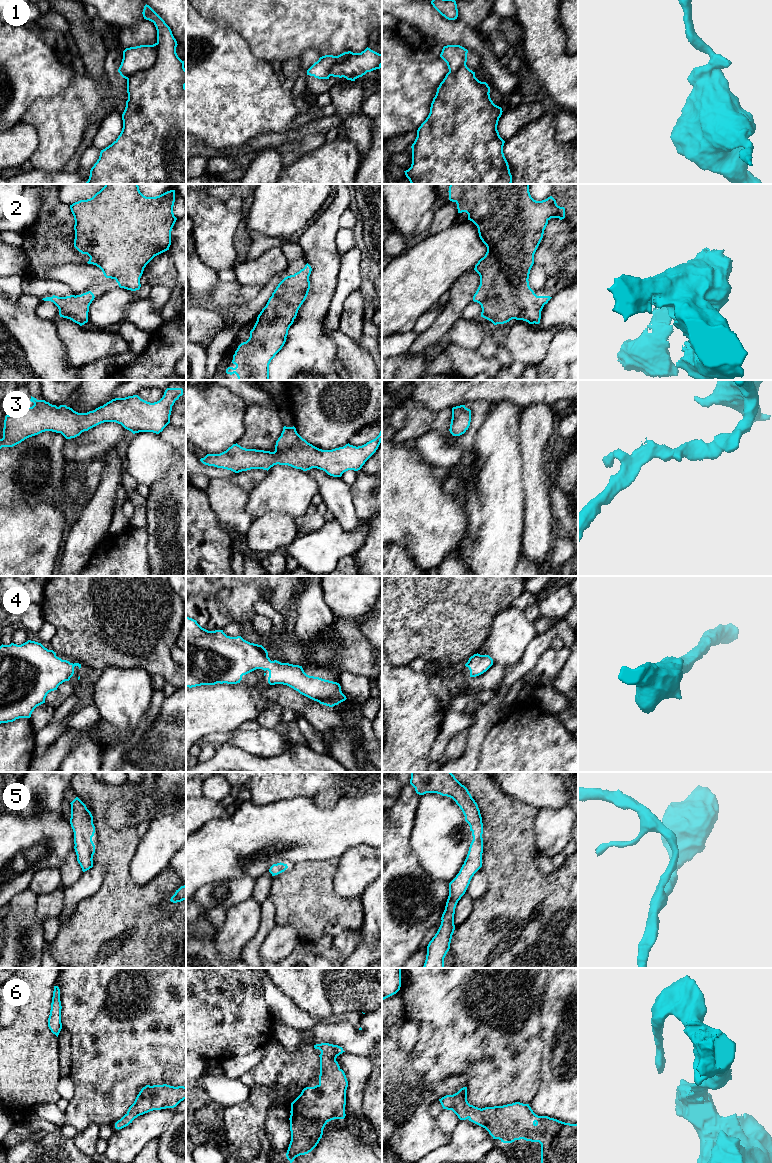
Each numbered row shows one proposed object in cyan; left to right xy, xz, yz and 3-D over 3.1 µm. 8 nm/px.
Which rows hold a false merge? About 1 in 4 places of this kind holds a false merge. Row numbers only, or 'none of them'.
1

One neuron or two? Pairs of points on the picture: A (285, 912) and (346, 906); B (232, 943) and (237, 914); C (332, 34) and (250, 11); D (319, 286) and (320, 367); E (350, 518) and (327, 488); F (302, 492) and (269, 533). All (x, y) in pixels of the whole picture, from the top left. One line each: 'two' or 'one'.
A: one
B: one
C: one
D: one
E: one
F: two

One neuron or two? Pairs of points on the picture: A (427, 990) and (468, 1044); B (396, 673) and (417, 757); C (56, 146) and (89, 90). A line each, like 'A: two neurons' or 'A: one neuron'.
A: one neuron
B: one neuron
C: one neuron

